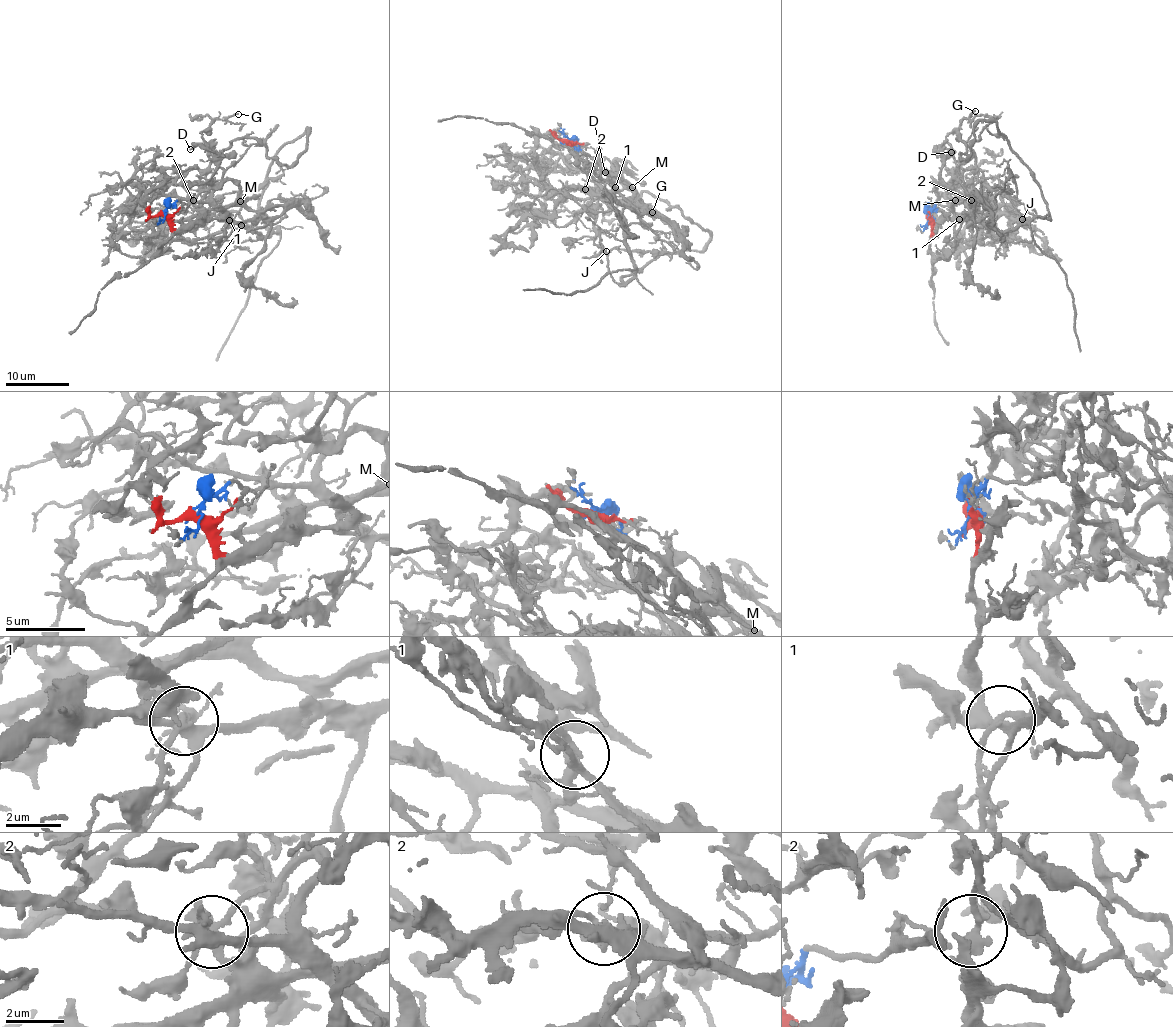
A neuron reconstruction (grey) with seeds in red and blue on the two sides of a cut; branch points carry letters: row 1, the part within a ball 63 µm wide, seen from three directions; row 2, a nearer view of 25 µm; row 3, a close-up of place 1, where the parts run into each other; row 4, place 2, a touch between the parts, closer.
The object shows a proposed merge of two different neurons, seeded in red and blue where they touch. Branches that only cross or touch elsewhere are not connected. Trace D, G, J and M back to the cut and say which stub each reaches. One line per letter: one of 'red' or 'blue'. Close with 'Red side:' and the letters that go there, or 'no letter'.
D: red
G: blue
J: blue
M: red
Red side: D, M

